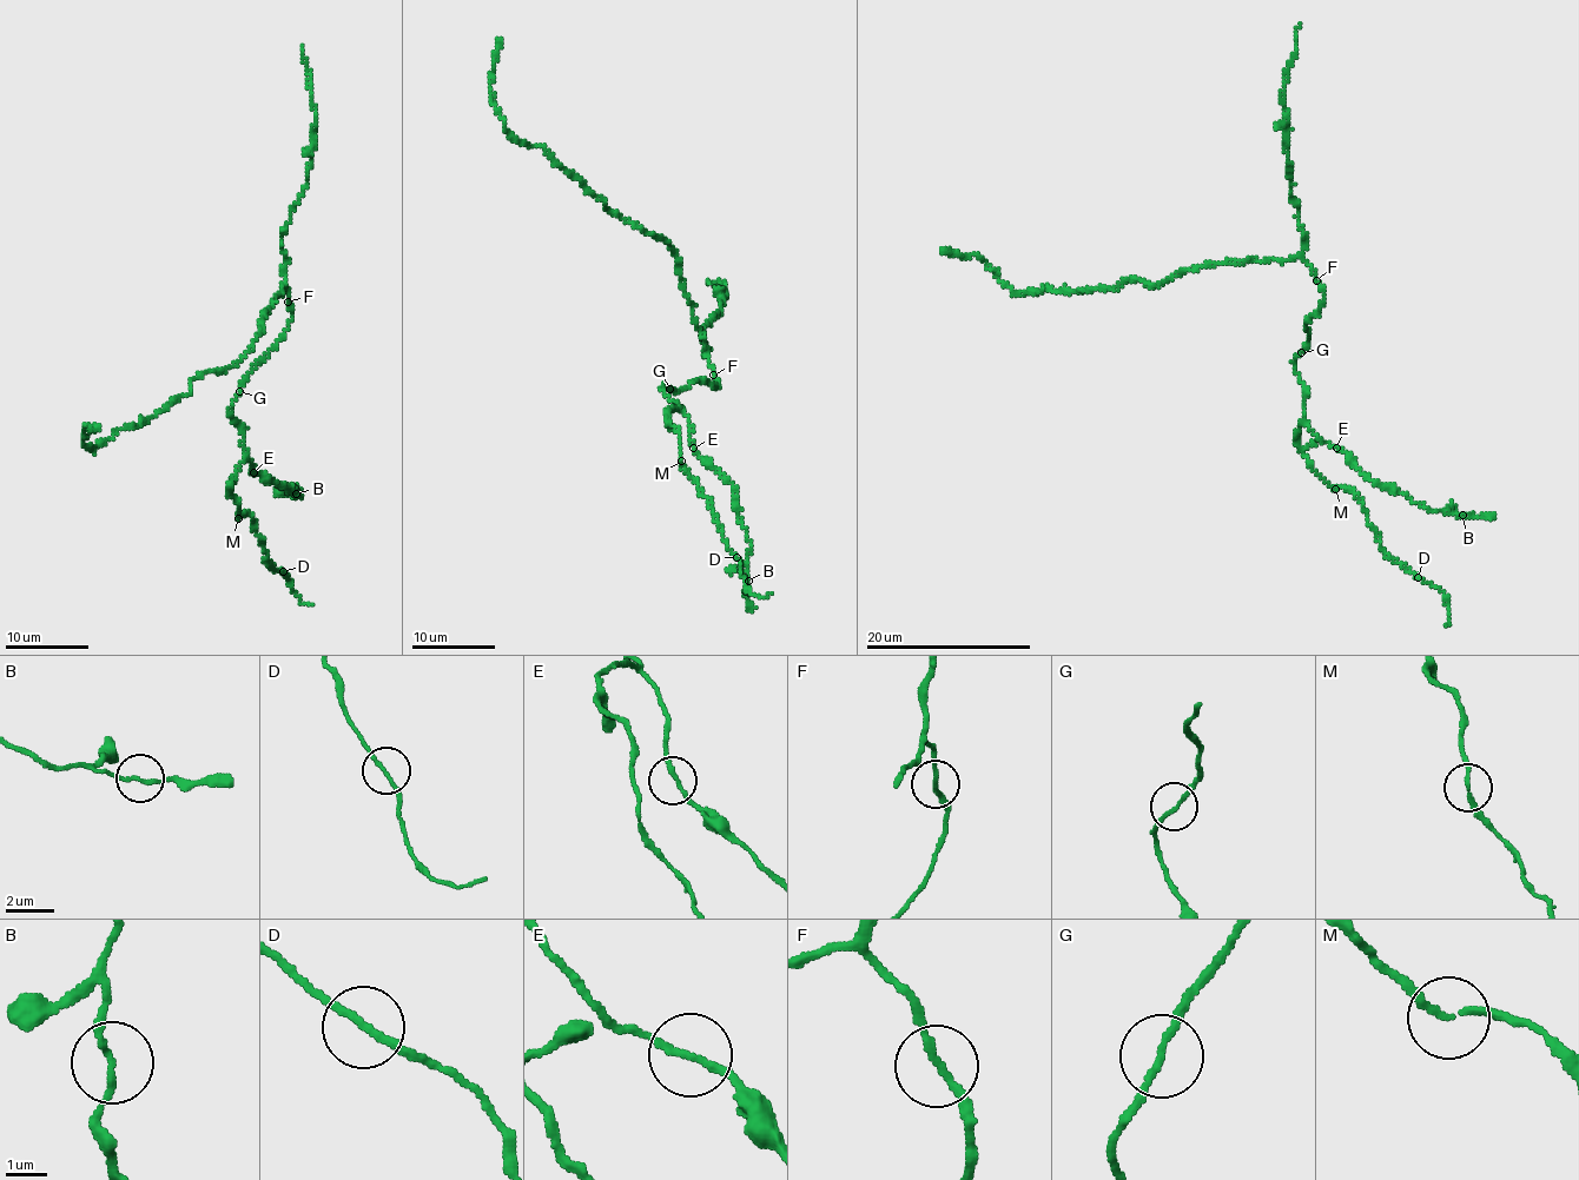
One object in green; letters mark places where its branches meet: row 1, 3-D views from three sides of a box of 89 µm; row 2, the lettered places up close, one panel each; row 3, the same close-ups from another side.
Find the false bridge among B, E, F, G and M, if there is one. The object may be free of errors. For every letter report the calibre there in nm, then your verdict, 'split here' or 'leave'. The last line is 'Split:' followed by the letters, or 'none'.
B: 150 nm | leave
E: 160 nm | leave
F: 170 nm | leave
G: 160 nm | leave
M: 160 nm | leave
Split: none

